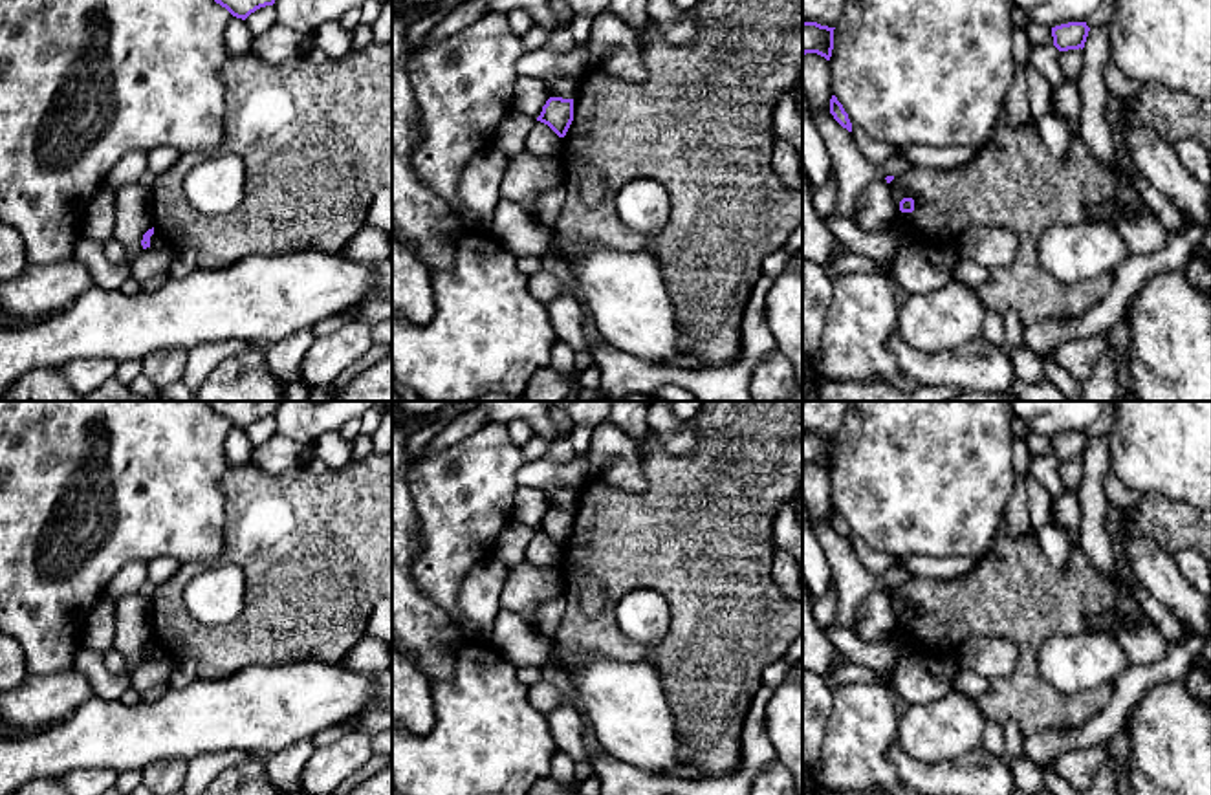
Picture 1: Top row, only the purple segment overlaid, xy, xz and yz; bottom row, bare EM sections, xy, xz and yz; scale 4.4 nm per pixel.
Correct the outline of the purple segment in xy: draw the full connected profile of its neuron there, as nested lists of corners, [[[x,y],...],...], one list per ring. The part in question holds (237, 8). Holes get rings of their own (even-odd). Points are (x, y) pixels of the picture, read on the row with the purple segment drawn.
[[[214,0],[214,2],[225,7],[233,16],[242,20],[245,20],[256,9],[275,4],[275,0]]]

